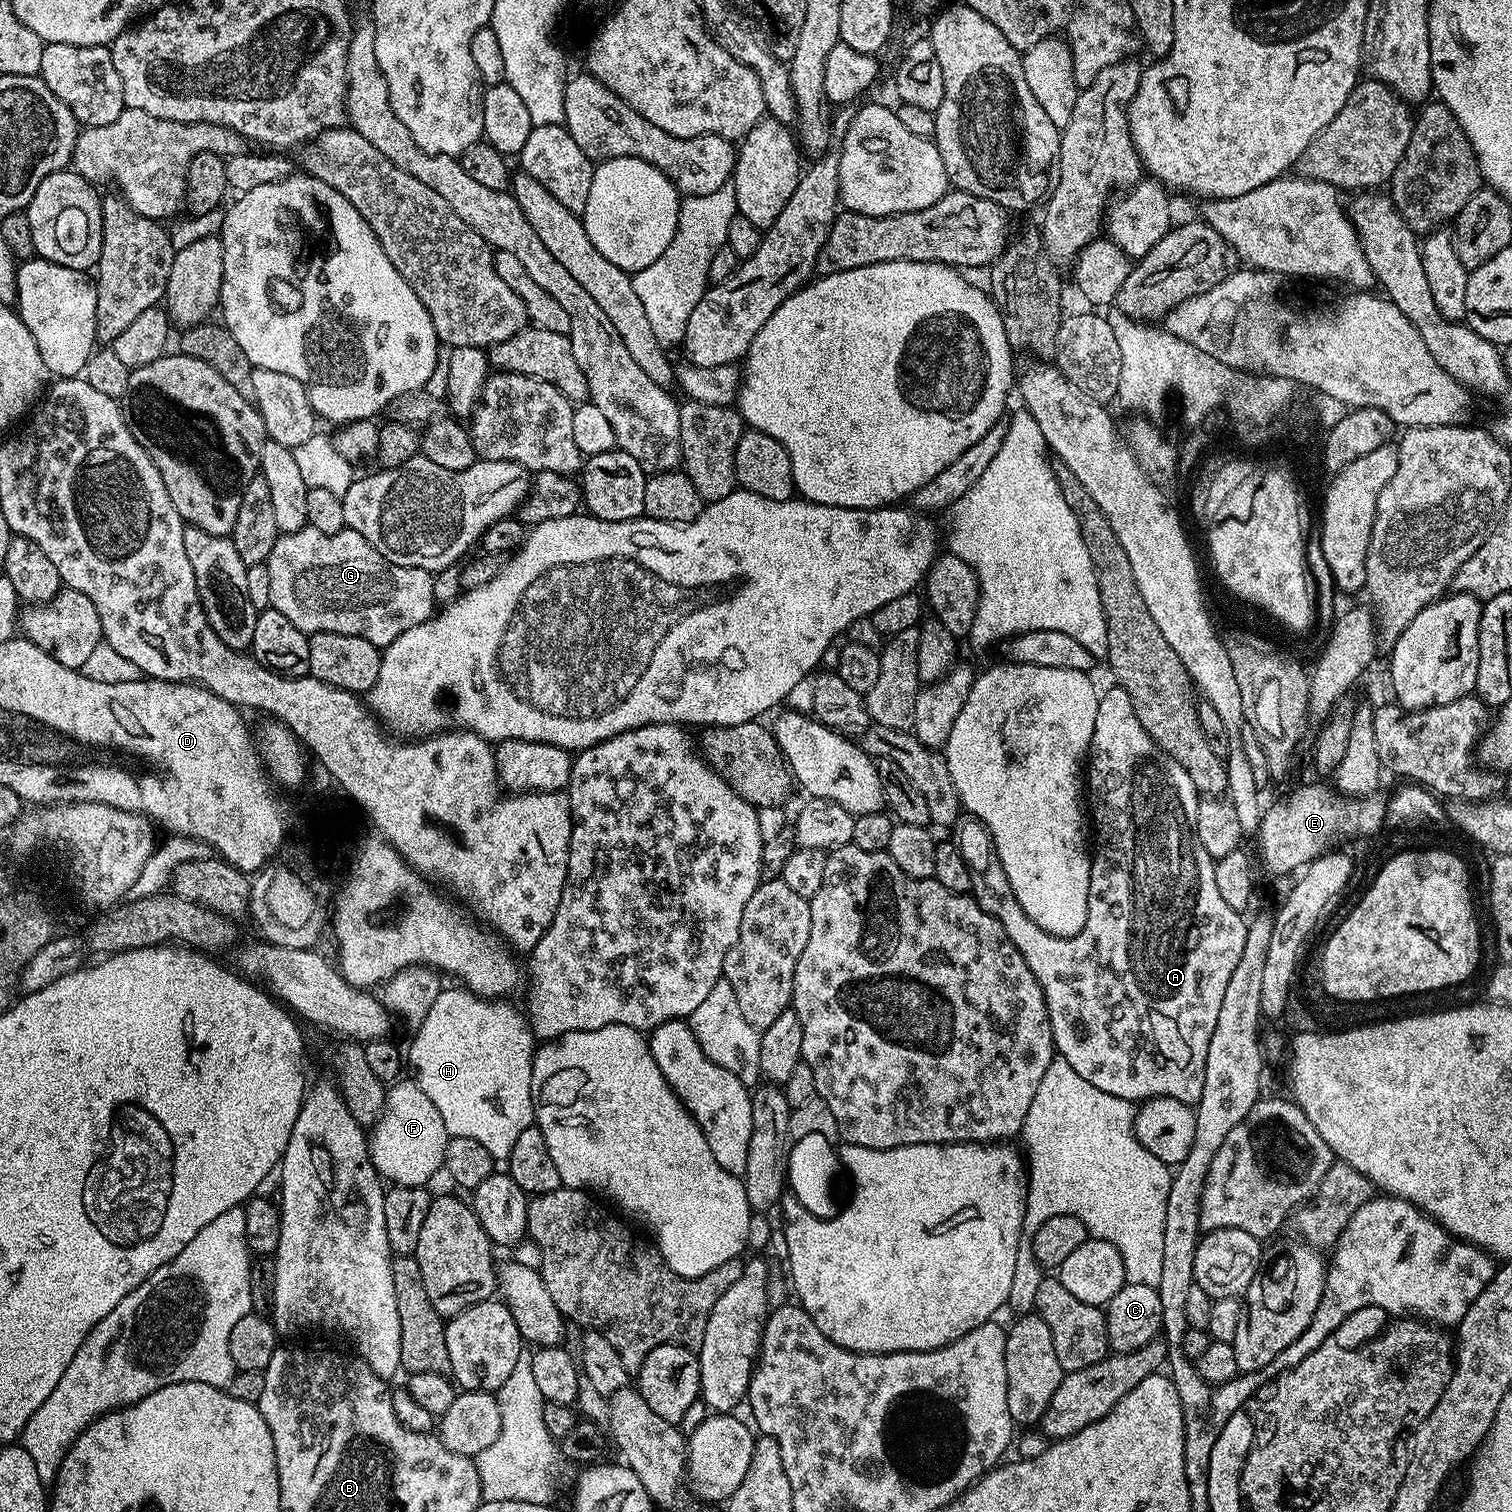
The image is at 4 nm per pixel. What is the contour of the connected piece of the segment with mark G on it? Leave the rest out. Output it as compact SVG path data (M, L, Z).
M306 526L297 532L277 536L266 567L270 578L271 607L286 614L286 618L290 618L298 630L309 634L354 634L358 638L366 638L366 642L374 642L374 646L381 650L394 642L394 638L406 634L406 630L432 619L438 602L432 586L433 573L421 568L398 566L382 558L382 554L378 554L378 550L374 550L374 546L370 546L362 534L347 526L338 534L322 534L322 530Z

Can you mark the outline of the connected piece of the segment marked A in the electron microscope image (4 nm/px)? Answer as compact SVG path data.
M1119 686L1111 687L1100 692L1098 718L1094 718L1090 763L1086 768L1086 788L1090 796L1092 792L1090 820L1094 825L1094 851L1091 853L1088 913L1084 928L1078 935L1063 938L1052 936L1031 920L1022 906L1018 906L1018 898L1014 898L1014 890L1010 890L1010 878L1006 878L1006 870L1002 870L1002 862L996 853L992 836L980 820L961 819L958 824L960 833L954 836L954 843L960 847L962 858L966 858L966 866L970 866L972 899L978 902L978 906L982 906L982 910L986 910L986 914L1002 922L1006 938L1014 942L1018 954L1026 958L1030 974L1034 974L1034 978L1038 978L1042 986L1052 1027L1052 1041L1056 1043L1059 1059L1070 1062L1070 1066L1074 1066L1074 1070L1078 1070L1078 1074L1082 1074L1082 1078L1086 1078L1090 1086L1098 1086L1098 1090L1106 1090L1106 1094L1114 1094L1114 1098L1143 1102L1156 1096L1169 1096L1183 1104L1195 1106L1202 1098L1202 1082L1206 1082L1206 1050L1210 1046L1210 1034L1214 1034L1214 1026L1218 1026L1218 1013L1222 1011L1226 982L1230 982L1230 974L1234 974L1234 966L1238 966L1238 958L1242 958L1248 925L1245 917L1230 910L1230 906L1226 906L1226 901L1222 899L1222 894L1218 894L1218 885L1214 883L1215 863L1196 837L1196 815L1201 797L1194 782L1190 782L1190 774L1186 774L1186 770L1182 770L1182 766L1178 766L1174 758L1167 756L1154 742L1154 738L1146 734L1146 730L1142 730L1142 722L1138 722L1134 706L1130 706L1130 694L1126 694L1126 690Z

